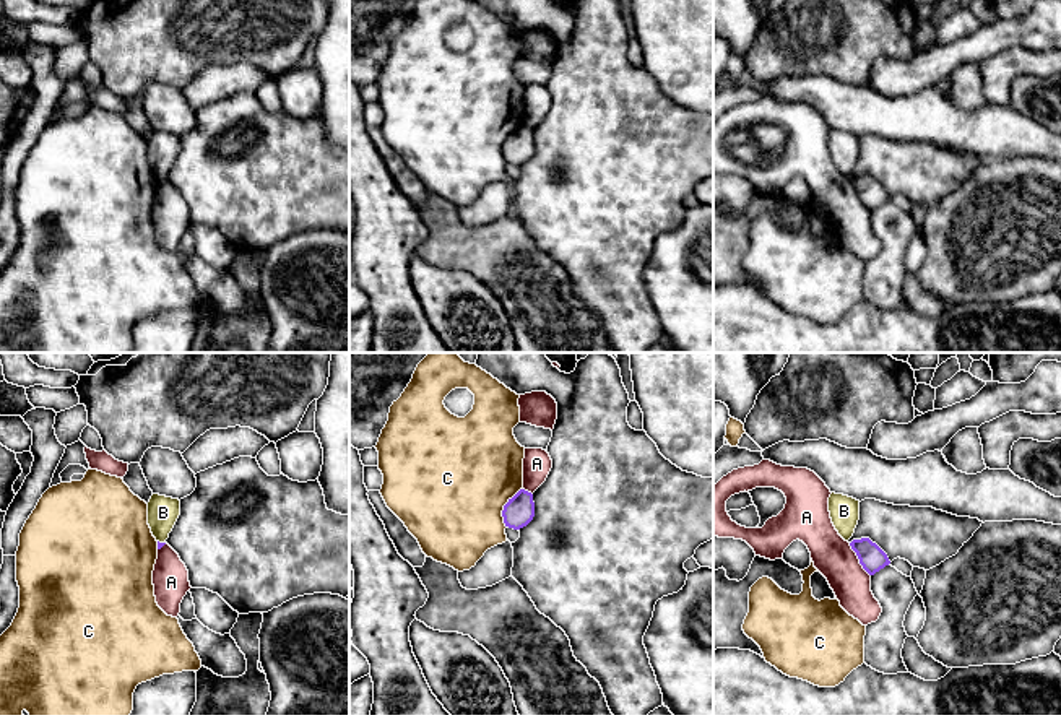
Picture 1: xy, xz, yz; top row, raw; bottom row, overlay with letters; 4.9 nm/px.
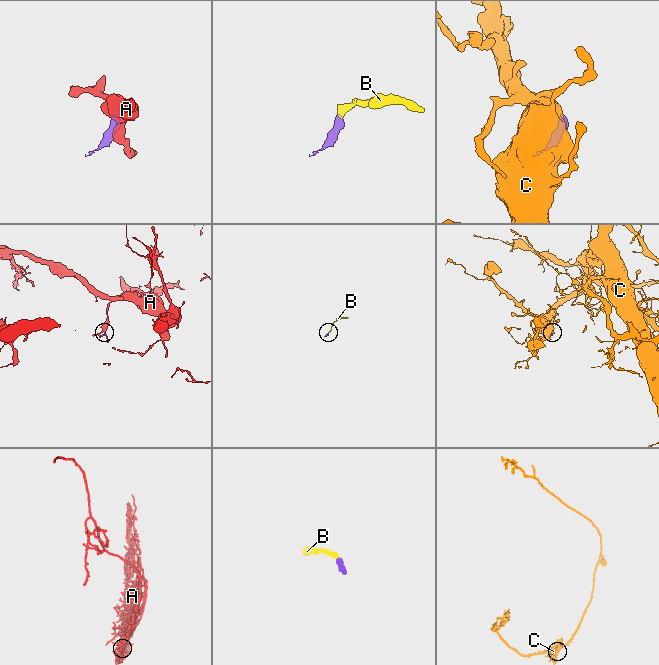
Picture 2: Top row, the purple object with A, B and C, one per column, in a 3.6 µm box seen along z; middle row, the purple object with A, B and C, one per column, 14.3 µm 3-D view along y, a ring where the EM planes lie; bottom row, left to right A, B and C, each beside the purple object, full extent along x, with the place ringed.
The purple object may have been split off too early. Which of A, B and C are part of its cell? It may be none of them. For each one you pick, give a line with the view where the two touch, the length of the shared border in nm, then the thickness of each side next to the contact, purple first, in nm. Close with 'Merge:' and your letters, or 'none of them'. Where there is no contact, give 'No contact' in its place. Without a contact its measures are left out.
B: Touches purple in xy. Shared border 40 nm. Thickness 30 nm (purple) against 160 nm
Merge: B

